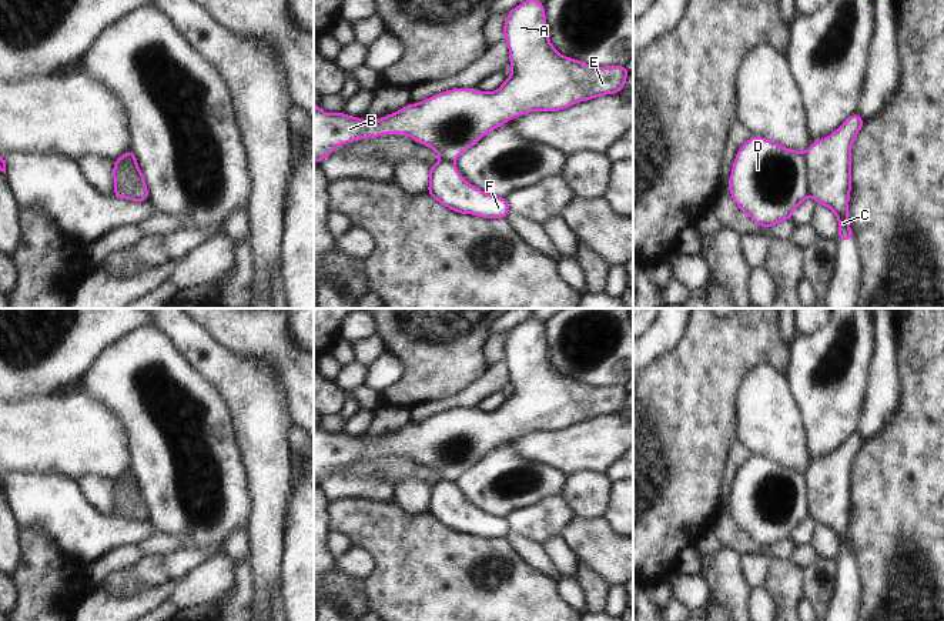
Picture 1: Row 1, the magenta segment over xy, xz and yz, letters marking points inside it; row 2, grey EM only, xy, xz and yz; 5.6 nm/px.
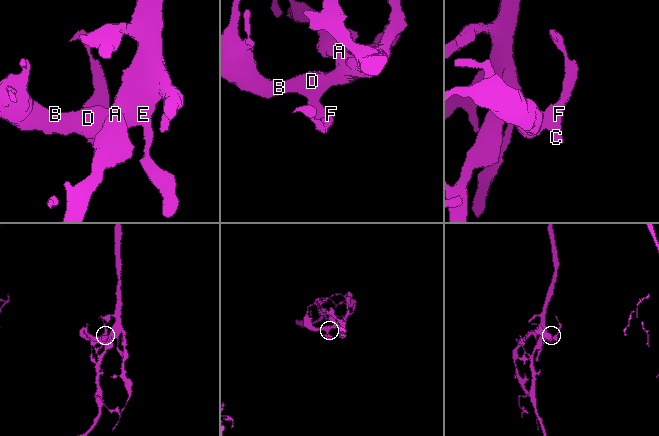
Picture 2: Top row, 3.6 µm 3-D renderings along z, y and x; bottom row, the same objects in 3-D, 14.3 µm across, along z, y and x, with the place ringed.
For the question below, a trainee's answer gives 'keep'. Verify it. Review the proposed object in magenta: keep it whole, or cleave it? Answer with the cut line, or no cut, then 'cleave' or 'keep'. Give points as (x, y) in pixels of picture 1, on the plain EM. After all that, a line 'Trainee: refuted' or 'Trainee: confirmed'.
yz (803, 473), (810, 516) | cleave
Trainee: refuted

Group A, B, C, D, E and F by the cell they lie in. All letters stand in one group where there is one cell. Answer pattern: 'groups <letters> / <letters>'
groups A B D E / C F

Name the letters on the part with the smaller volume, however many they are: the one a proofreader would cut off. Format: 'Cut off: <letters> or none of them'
Cut off: C, F

